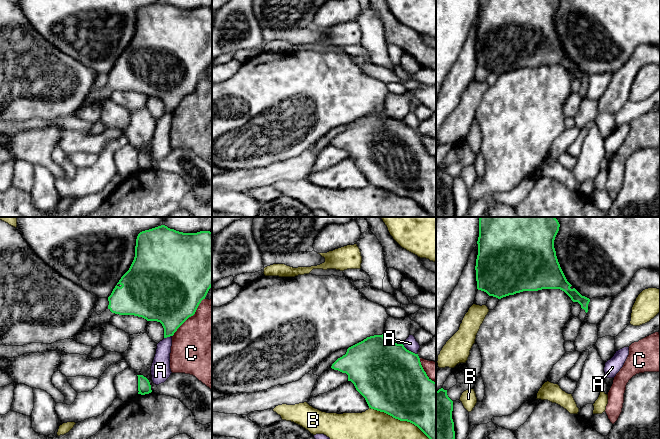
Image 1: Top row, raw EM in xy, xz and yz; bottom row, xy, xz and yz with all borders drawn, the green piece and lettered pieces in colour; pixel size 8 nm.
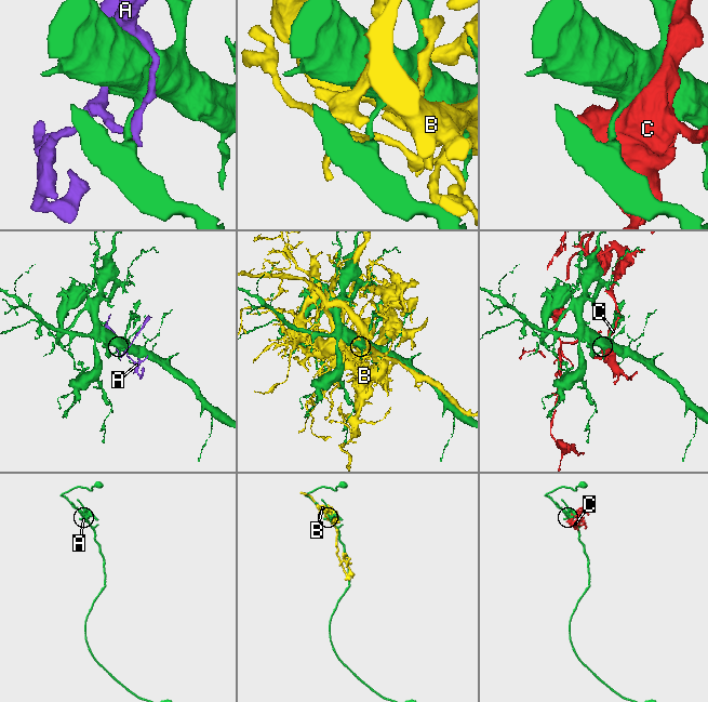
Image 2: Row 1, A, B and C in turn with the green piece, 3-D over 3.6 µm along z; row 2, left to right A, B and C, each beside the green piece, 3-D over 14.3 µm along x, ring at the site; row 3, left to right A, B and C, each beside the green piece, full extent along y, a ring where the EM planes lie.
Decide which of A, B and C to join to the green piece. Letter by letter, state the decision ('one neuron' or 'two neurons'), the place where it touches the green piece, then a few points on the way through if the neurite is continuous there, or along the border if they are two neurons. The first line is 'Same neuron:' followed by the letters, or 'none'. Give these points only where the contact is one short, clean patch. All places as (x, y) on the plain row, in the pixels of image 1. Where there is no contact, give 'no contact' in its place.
Same neuron: none
A: two neurons; contact xz (408, 126)
B: two neurons; contact xz (400, 196)
C: two neurons; contact xy (189, 92)

